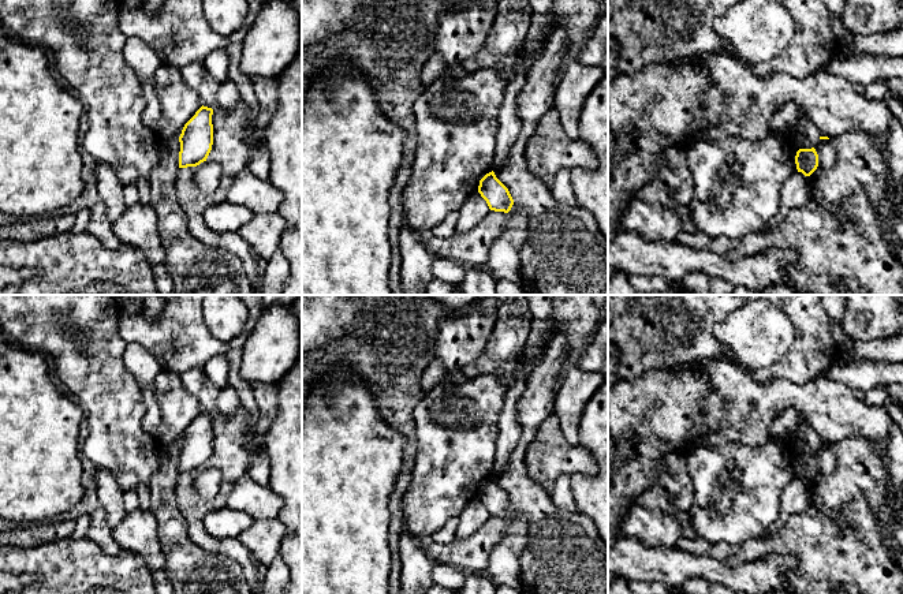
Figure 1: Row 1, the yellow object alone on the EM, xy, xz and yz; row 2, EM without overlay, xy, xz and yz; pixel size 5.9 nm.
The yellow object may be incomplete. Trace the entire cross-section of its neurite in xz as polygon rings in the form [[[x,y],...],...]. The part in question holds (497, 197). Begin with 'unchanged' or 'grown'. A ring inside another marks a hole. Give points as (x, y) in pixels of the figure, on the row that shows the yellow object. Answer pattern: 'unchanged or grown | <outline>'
unchanged | [[[493,171],[480,180],[478,193],[490,210],[508,213],[514,205],[508,188],[496,178]]]

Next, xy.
unchanged | [[[201,107],[184,124],[179,137],[179,168],[197,167],[206,161],[213,145],[213,109]]]

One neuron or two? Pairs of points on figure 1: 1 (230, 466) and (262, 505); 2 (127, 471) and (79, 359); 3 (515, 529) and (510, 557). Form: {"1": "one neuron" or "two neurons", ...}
{"1": "two neurons", "2": "one neuron", "3": "one neuron"}

